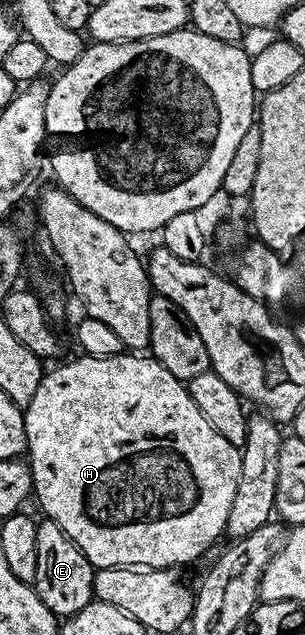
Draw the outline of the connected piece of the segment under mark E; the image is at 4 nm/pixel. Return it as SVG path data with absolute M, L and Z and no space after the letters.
M44 518L37 529L37 577L35 591L56 617L76 615L95 599L93 583L97 568L53 520Z

